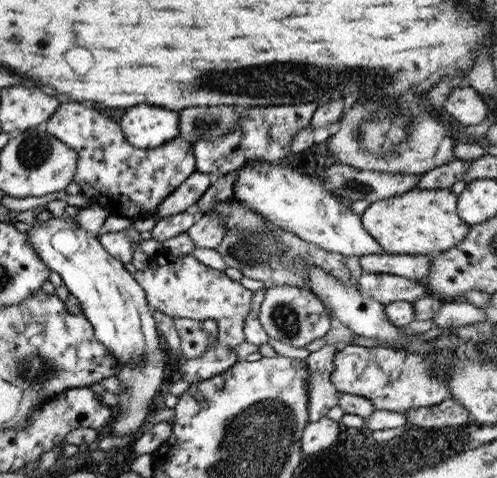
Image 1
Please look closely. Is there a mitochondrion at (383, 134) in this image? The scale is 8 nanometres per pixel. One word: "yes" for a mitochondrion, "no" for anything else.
yes

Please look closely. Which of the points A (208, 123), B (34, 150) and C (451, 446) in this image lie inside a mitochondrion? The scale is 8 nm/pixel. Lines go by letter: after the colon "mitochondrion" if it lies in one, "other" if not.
A: mitochondrion
B: mitochondrion
C: other

